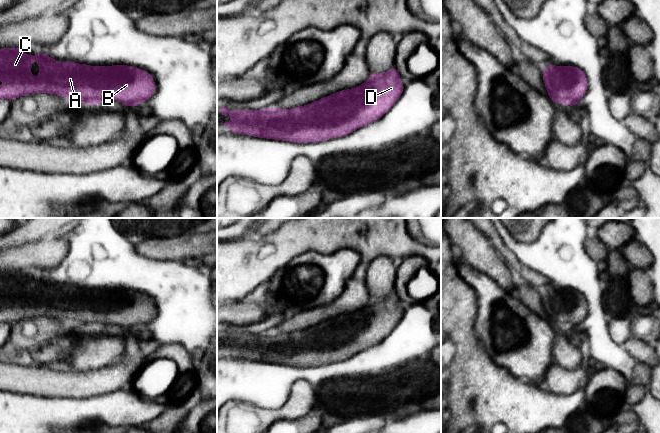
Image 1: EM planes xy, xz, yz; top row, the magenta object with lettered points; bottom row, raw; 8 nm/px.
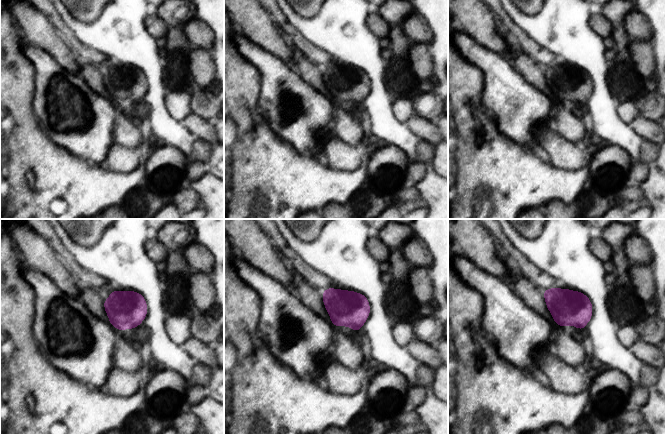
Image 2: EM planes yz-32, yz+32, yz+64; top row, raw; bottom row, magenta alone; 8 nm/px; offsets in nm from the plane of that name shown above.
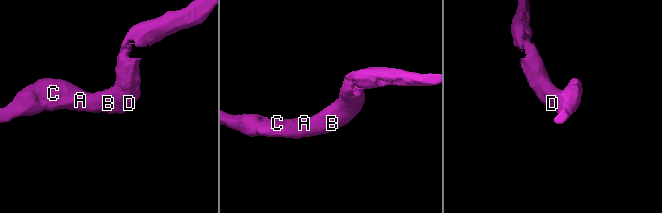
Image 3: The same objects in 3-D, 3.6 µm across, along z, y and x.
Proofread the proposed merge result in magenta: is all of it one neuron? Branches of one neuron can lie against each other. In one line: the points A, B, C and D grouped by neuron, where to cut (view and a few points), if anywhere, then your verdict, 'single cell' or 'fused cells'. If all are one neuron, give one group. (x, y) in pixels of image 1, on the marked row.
A B C D | no cut | single cell

